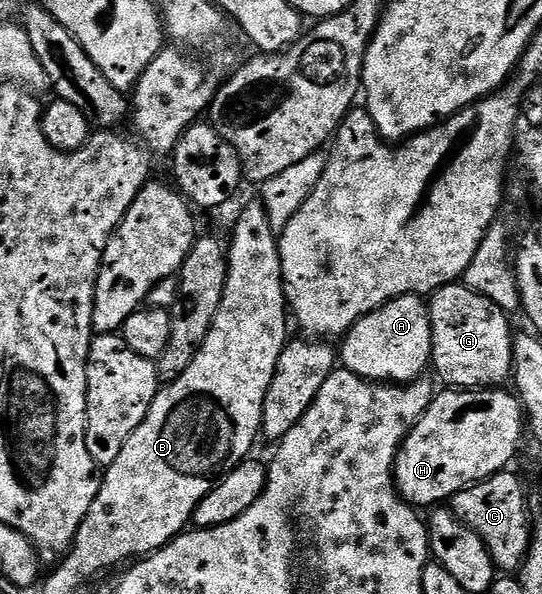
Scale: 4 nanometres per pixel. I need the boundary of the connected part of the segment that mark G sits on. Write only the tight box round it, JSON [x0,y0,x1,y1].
[429,281,513,389]

